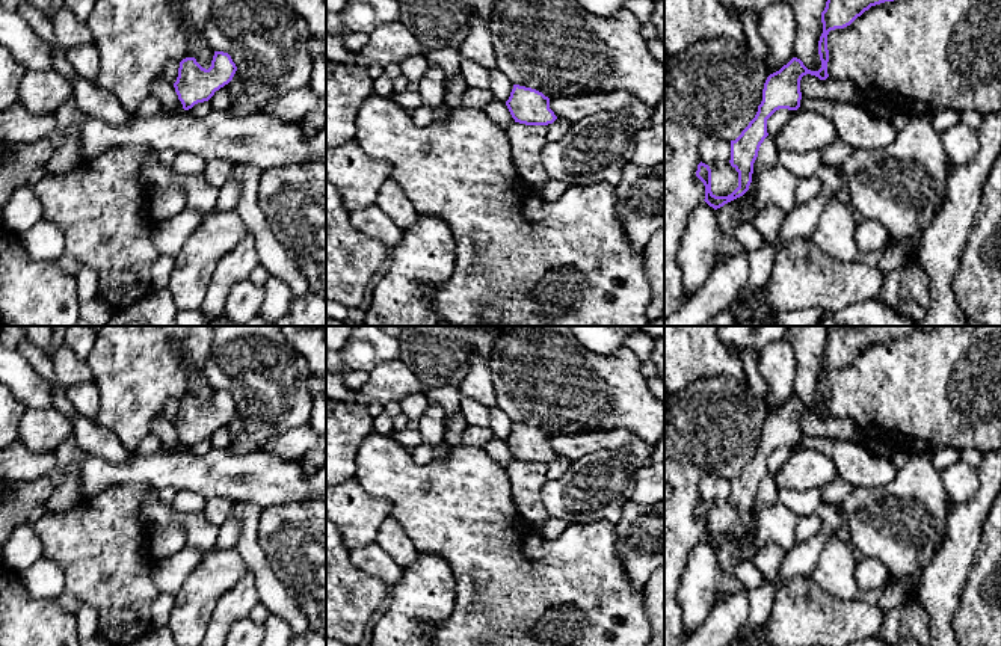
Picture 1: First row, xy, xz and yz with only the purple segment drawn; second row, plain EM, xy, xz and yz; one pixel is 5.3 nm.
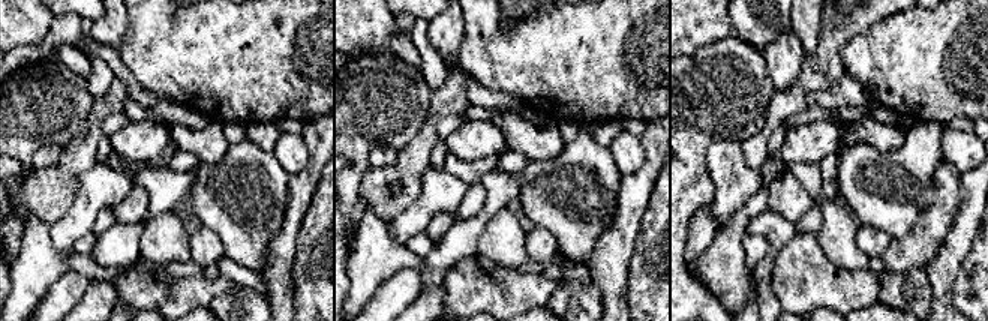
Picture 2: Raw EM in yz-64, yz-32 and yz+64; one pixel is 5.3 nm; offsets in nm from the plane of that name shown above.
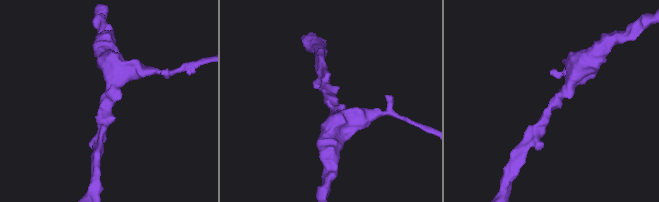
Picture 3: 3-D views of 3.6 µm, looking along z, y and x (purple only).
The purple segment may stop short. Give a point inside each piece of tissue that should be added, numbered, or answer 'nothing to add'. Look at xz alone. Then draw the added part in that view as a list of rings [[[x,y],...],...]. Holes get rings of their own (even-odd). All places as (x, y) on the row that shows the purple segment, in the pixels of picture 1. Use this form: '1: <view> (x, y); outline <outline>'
nothing to add

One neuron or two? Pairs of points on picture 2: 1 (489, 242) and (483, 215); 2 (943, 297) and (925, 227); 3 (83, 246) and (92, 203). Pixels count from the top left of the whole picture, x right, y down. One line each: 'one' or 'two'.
1: two
2: two
3: two

